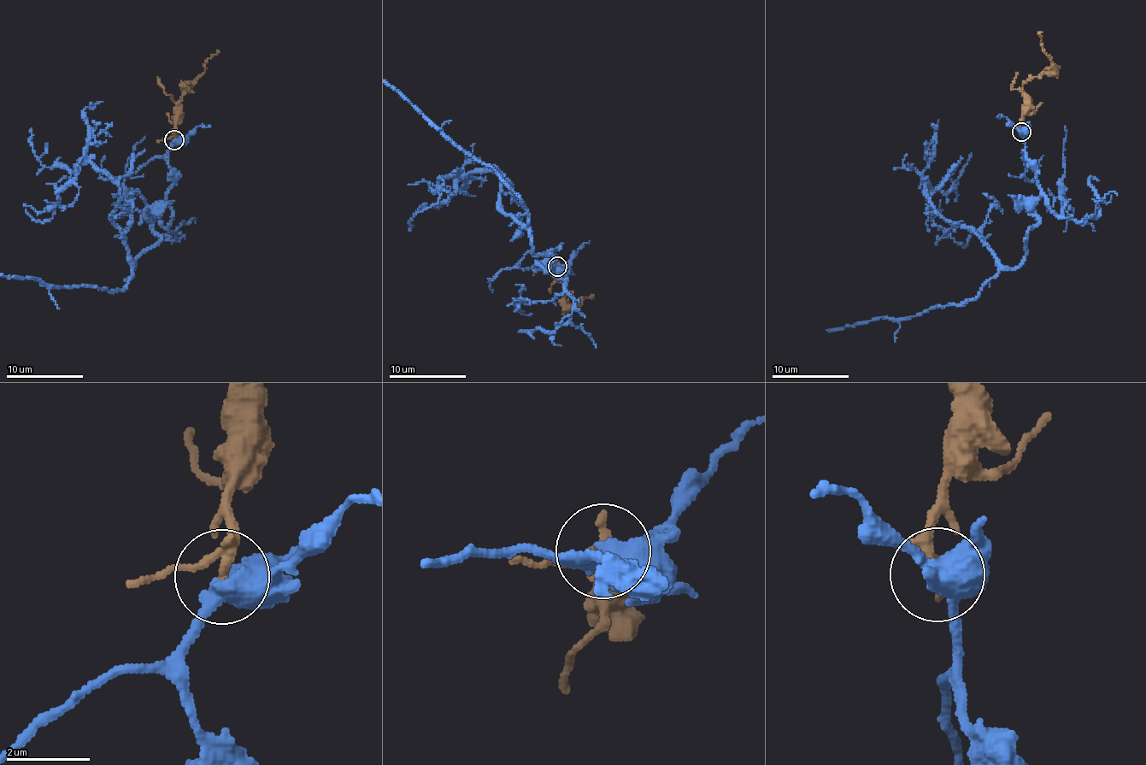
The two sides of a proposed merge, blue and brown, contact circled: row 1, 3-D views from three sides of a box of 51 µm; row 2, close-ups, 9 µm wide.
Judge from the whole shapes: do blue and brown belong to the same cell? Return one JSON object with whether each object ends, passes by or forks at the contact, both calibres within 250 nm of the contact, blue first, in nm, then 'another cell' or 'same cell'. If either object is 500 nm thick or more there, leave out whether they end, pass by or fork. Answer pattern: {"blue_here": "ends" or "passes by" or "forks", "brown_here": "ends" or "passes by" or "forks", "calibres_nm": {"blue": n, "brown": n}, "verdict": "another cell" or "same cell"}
{"calibres_nm": {"blue": 550, "brown": 150}, "verdict": "same cell"}

